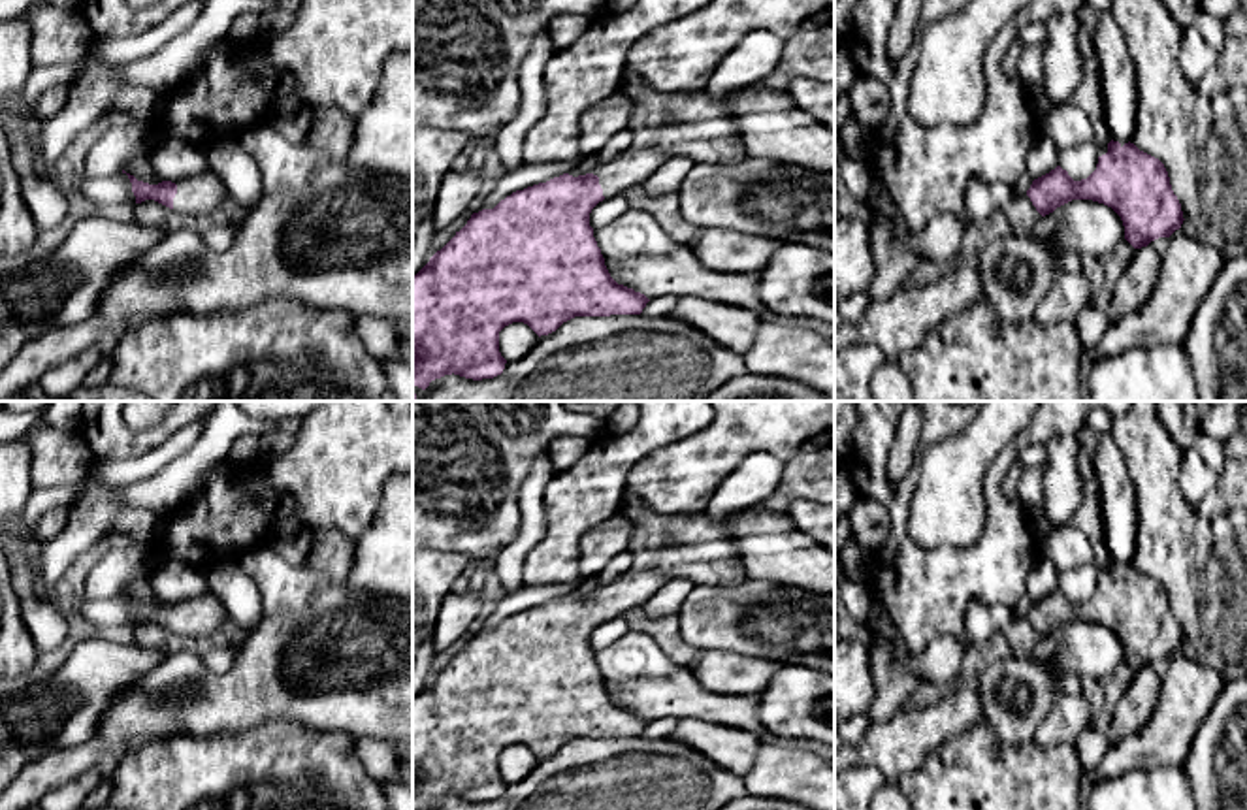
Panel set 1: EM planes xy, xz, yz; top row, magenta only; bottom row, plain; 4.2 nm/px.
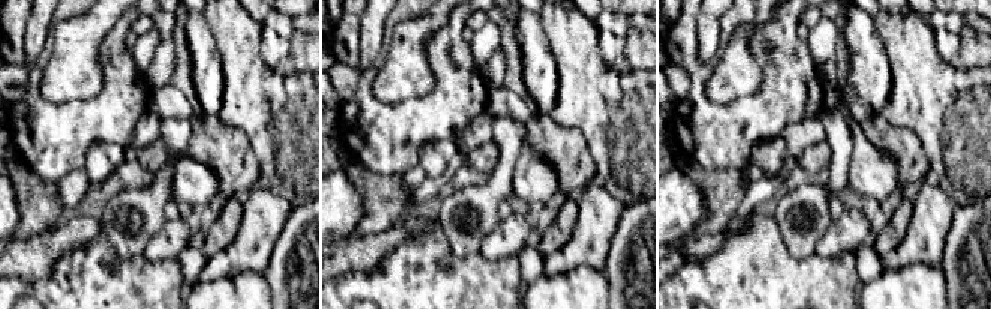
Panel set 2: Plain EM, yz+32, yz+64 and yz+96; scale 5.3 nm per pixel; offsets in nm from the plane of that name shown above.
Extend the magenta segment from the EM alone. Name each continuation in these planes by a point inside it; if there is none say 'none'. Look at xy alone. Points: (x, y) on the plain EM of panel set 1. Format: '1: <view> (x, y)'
1: xy (200, 616)

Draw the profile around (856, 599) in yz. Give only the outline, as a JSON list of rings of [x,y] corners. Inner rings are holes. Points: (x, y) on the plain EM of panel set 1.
[[[844,586],[840,590],[840,599],[850,612],[850,616],[861,624],[868,624],[868,614],[870,614],[870,595],[866,590],[857,588],[857,586]]]

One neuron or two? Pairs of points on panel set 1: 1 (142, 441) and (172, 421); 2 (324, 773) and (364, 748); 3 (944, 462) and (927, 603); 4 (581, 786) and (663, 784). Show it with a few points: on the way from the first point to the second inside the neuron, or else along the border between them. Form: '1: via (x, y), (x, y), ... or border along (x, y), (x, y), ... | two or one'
1: via (149, 437), (164, 428) | one
2: border along (355, 737), (355, 756), (377, 782) | two
3: border along (906, 513), (923, 547), (978, 537) | two
4: via (601, 784), (643, 784) | one

